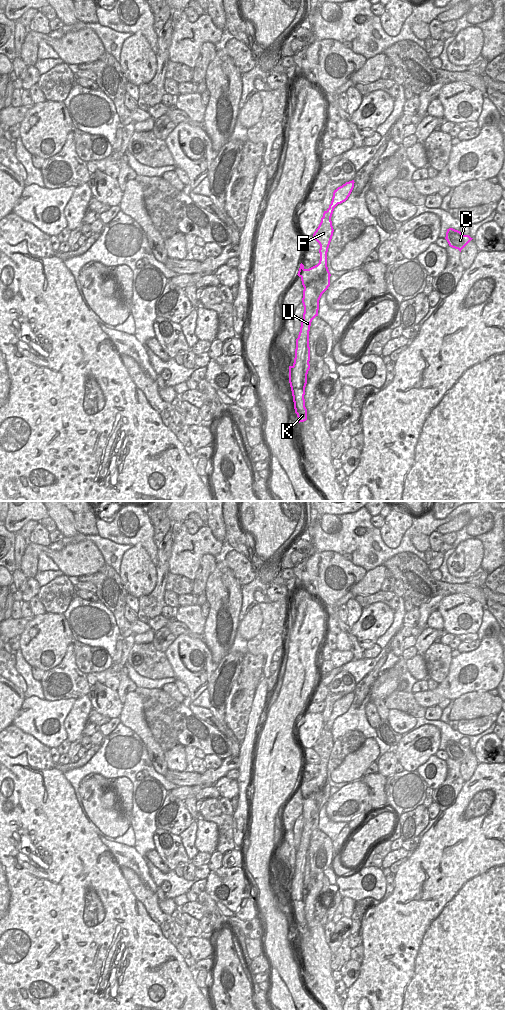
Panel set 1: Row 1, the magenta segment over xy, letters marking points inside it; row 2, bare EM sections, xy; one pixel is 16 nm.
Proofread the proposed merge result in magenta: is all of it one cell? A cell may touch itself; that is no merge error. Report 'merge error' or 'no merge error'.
merge error

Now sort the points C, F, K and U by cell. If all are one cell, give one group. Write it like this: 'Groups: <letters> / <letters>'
Groups: C / F K U.

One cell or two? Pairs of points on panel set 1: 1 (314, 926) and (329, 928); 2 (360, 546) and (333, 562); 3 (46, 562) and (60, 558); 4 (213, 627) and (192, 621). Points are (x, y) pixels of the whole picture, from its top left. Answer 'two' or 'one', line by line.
1: two
2: two
3: two
4: two

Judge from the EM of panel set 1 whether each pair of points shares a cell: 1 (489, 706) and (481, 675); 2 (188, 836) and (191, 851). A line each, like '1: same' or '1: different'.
1: different
2: same

